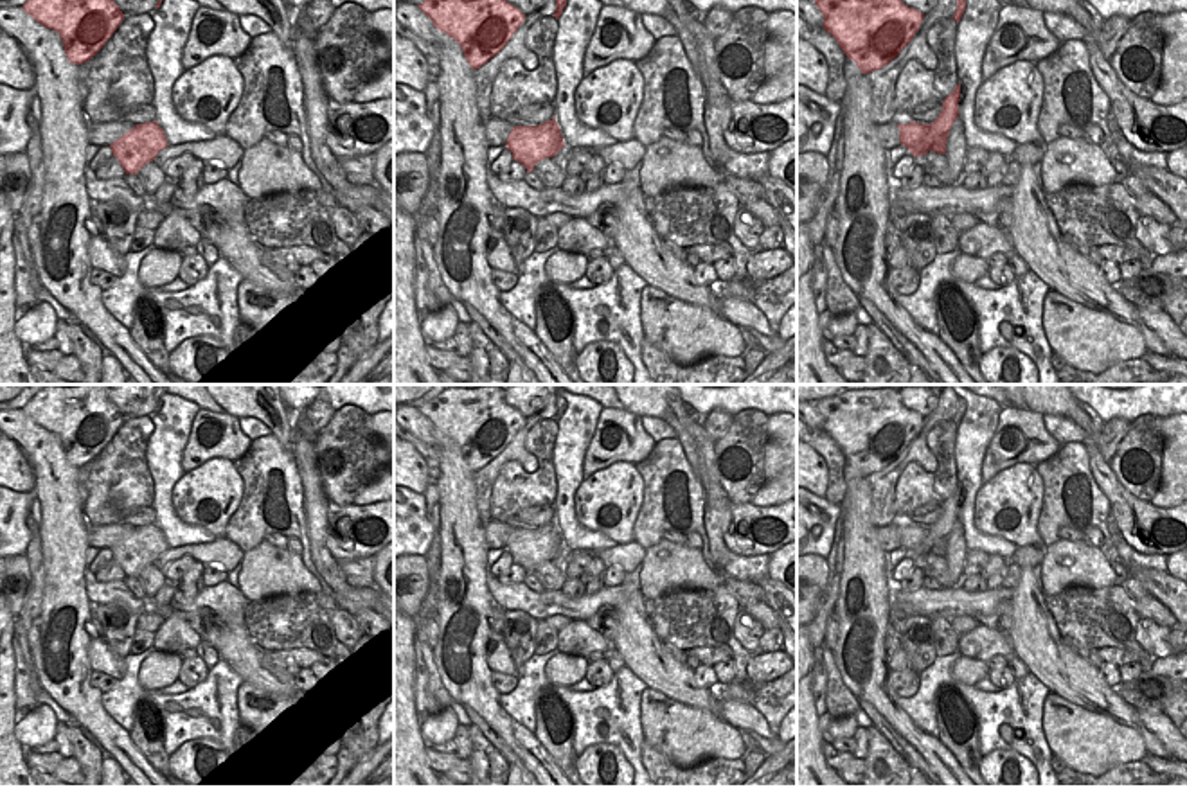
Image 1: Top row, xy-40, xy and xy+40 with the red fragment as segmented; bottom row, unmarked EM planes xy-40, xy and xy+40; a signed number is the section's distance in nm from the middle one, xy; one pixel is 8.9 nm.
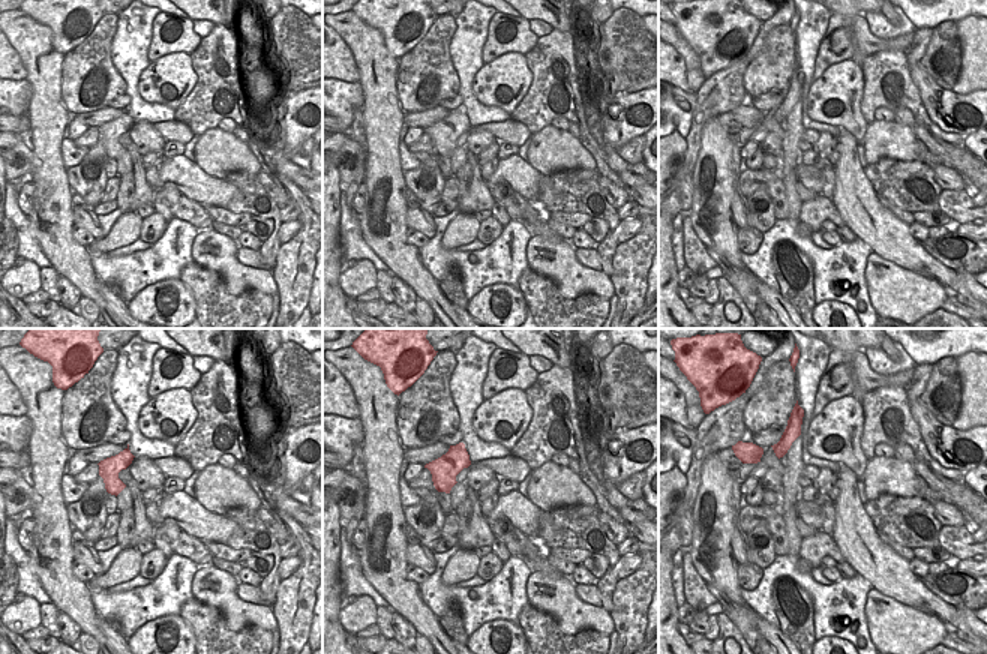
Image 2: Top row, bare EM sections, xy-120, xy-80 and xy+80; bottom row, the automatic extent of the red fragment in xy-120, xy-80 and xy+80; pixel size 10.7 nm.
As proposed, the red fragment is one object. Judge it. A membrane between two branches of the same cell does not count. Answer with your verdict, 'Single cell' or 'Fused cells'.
Single cell.

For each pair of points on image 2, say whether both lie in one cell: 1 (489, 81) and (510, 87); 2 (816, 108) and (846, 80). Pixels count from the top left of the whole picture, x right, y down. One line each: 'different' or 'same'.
1: same
2: same

